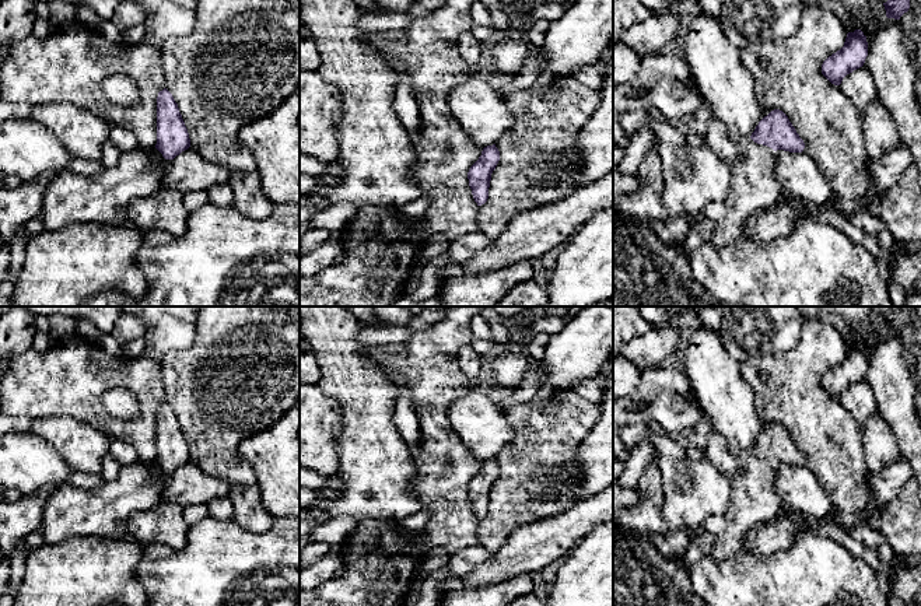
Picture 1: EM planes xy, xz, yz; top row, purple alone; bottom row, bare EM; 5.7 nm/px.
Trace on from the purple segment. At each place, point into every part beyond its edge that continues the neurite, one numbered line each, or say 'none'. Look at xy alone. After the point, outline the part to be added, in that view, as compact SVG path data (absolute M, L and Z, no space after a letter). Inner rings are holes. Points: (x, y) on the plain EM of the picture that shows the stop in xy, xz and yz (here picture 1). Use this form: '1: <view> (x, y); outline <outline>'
none

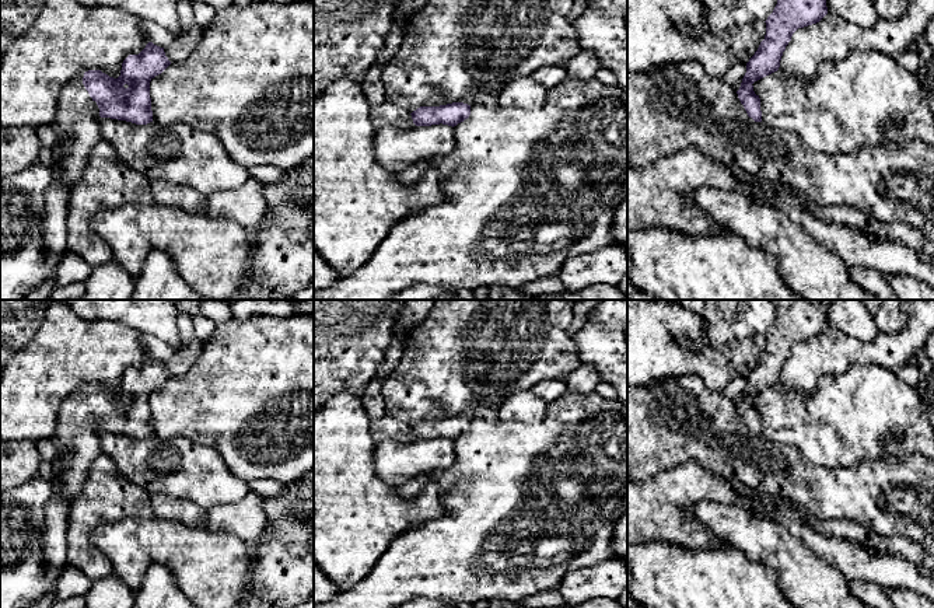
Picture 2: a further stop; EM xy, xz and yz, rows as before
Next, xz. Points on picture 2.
1: xz (382, 429); outline M386 415L372 419L370 423L370 433L375 443L398 441L407 443L413 440L412 426L400 419L389 417Z

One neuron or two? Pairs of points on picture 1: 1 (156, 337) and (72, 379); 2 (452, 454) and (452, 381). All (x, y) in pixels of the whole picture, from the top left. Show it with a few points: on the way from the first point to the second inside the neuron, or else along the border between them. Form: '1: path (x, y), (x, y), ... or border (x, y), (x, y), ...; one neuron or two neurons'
1: border (146, 353), (158, 358); two neurons
2: path (438, 435), (438, 399); one neuron

